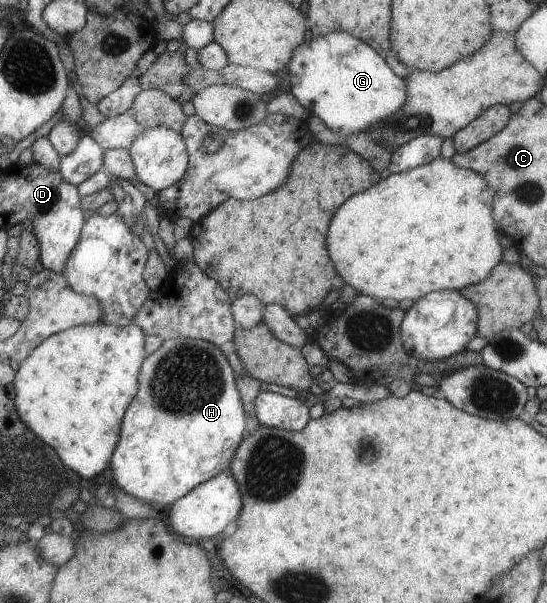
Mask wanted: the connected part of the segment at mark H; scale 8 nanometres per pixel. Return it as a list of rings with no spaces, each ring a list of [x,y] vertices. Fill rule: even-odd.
[[[172,338],[171,340],[165,340],[157,351],[154,351],[145,359],[140,372],[141,397],[139,397],[137,401],[132,401],[133,409],[129,409],[129,417],[124,417],[123,419],[120,443],[117,444],[114,450],[106,478],[115,486],[121,487],[121,489],[130,496],[161,509],[163,505],[172,505],[179,500],[180,497],[191,492],[197,485],[203,484],[204,481],[228,469],[233,457],[235,457],[235,453],[237,453],[243,442],[243,433],[245,433],[245,411],[243,411],[243,403],[241,403],[241,397],[239,397],[239,391],[237,391],[237,383],[235,383],[237,379],[231,377],[231,375],[235,375],[235,373],[233,373],[231,365],[229,365],[227,357],[219,351],[219,346],[215,347],[215,344],[211,342],[190,338]]]

